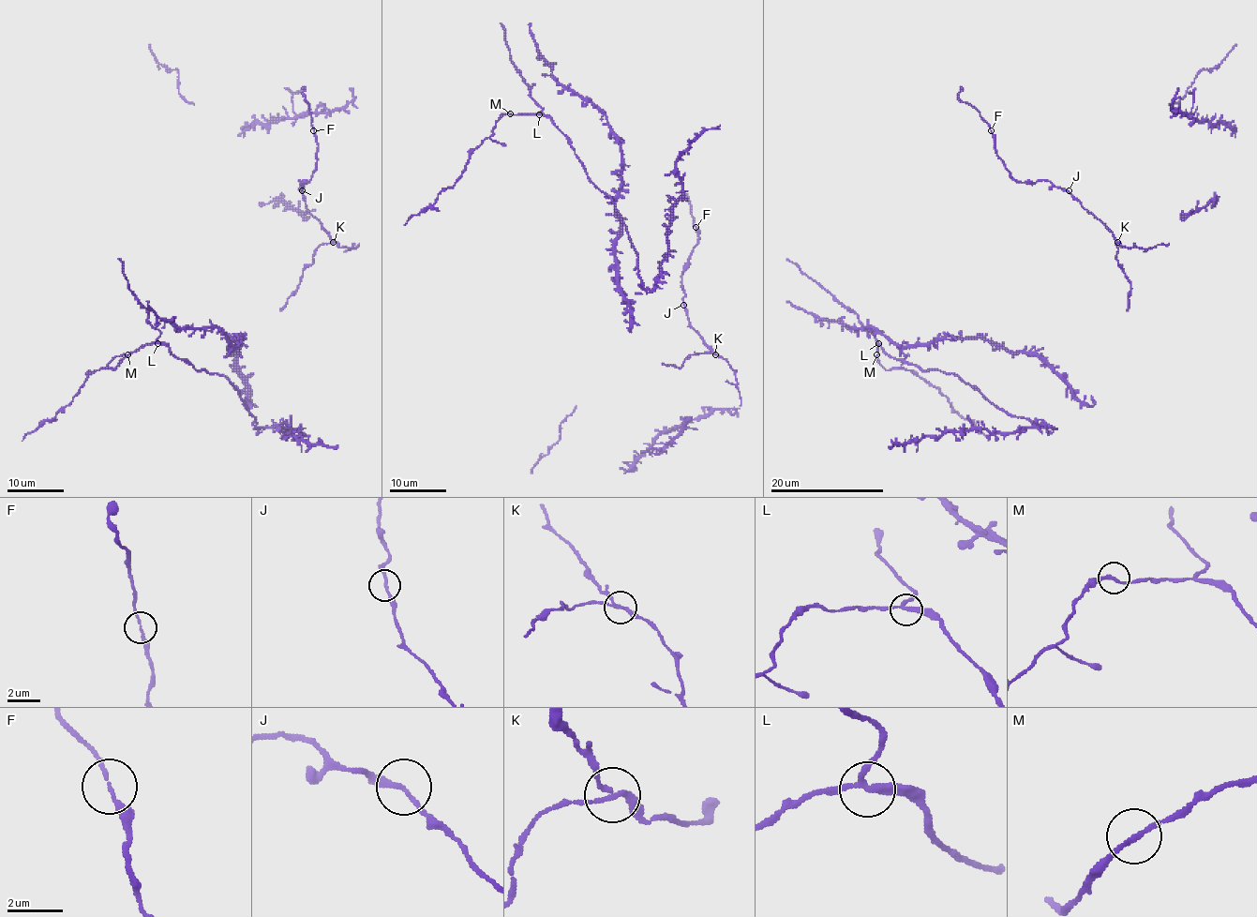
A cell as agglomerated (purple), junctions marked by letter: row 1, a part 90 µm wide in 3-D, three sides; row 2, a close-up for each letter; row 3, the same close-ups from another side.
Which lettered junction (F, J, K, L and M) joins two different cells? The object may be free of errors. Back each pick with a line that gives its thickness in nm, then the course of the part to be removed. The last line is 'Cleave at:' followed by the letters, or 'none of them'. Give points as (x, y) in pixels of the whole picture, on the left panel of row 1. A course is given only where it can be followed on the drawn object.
K: Thickness 160 nm. Course of the part to remove: (334, 242), (322, 243), (318, 248), (312, 263), (303, 271), (298, 287), (280, 310)
Cleave at: K

